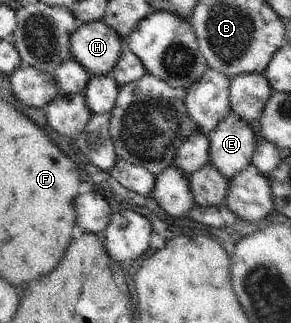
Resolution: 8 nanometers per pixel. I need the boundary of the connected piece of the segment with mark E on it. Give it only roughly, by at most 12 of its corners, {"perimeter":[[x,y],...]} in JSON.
{"perimeter":[[233,112],[208,136],[210,161],[228,181],[257,147]]}

